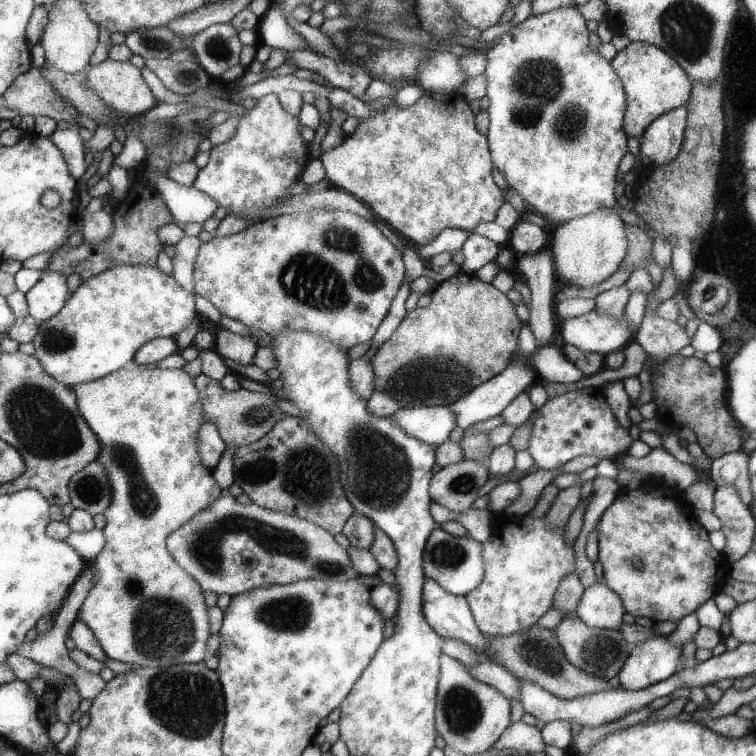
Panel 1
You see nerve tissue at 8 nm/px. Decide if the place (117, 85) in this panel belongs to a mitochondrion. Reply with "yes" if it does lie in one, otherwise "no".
no

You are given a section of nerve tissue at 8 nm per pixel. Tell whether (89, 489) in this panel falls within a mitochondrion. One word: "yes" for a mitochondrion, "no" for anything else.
yes

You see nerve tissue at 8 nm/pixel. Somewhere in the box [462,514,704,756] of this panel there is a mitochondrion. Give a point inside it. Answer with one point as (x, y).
(536, 652)

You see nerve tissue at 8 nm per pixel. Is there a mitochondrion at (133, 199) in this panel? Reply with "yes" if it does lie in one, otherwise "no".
no

